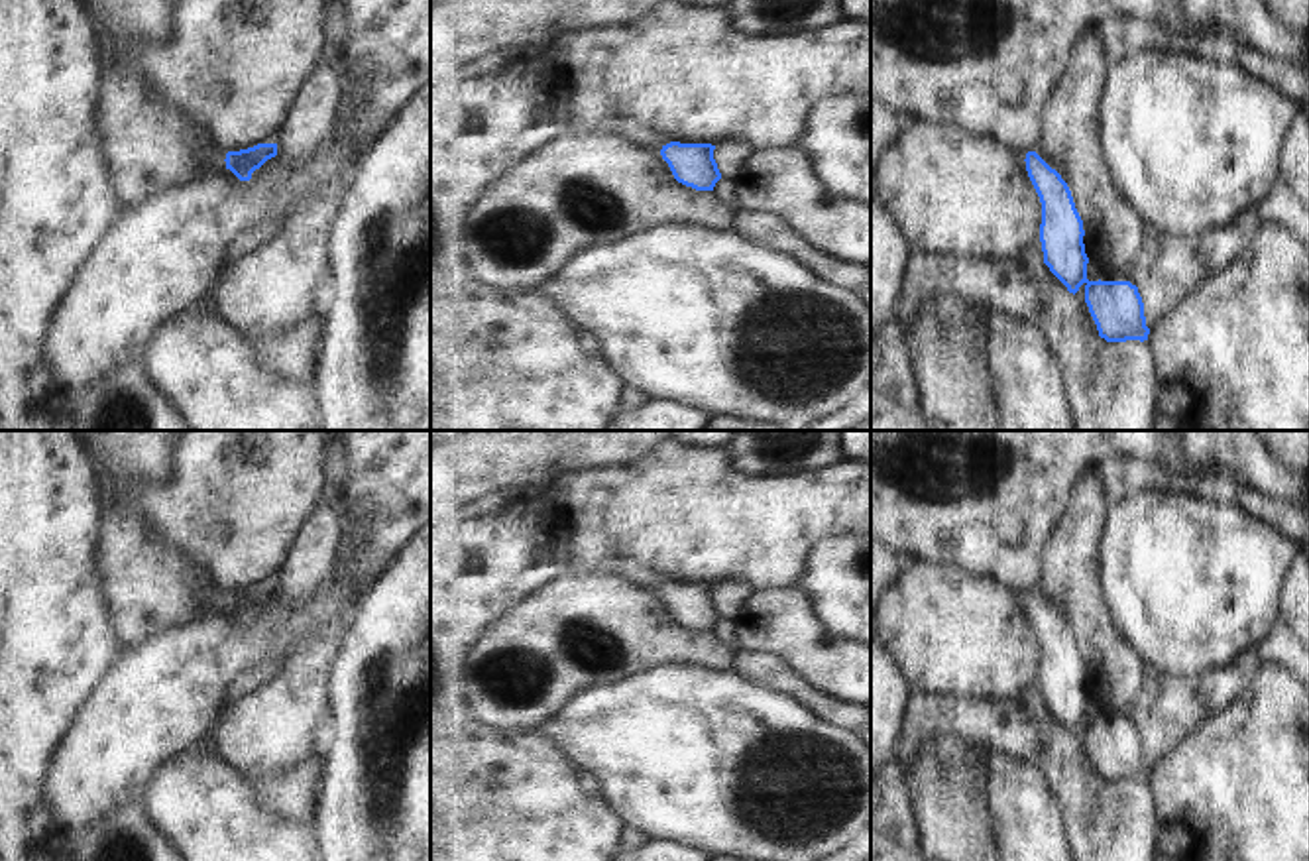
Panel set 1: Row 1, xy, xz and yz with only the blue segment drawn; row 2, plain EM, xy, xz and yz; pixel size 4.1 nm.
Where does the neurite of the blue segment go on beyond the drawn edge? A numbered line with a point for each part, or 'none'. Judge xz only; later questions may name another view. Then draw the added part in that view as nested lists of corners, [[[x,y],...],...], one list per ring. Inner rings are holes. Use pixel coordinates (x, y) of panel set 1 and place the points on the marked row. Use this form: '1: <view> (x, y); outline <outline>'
1: xz (592, 109); outline [[[570,86],[570,124],[574,132],[623,136],[641,147],[660,151],[672,140],[651,126],[621,114],[621,100],[603,88]]]

